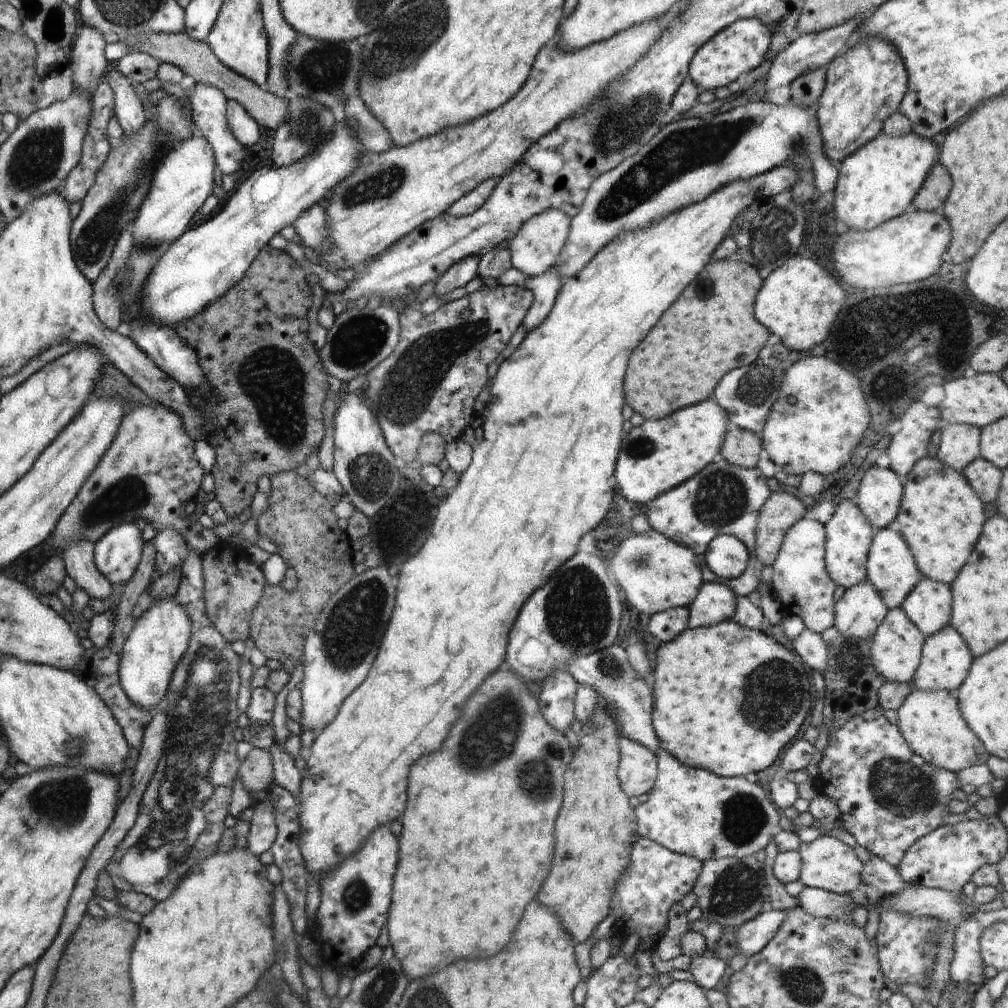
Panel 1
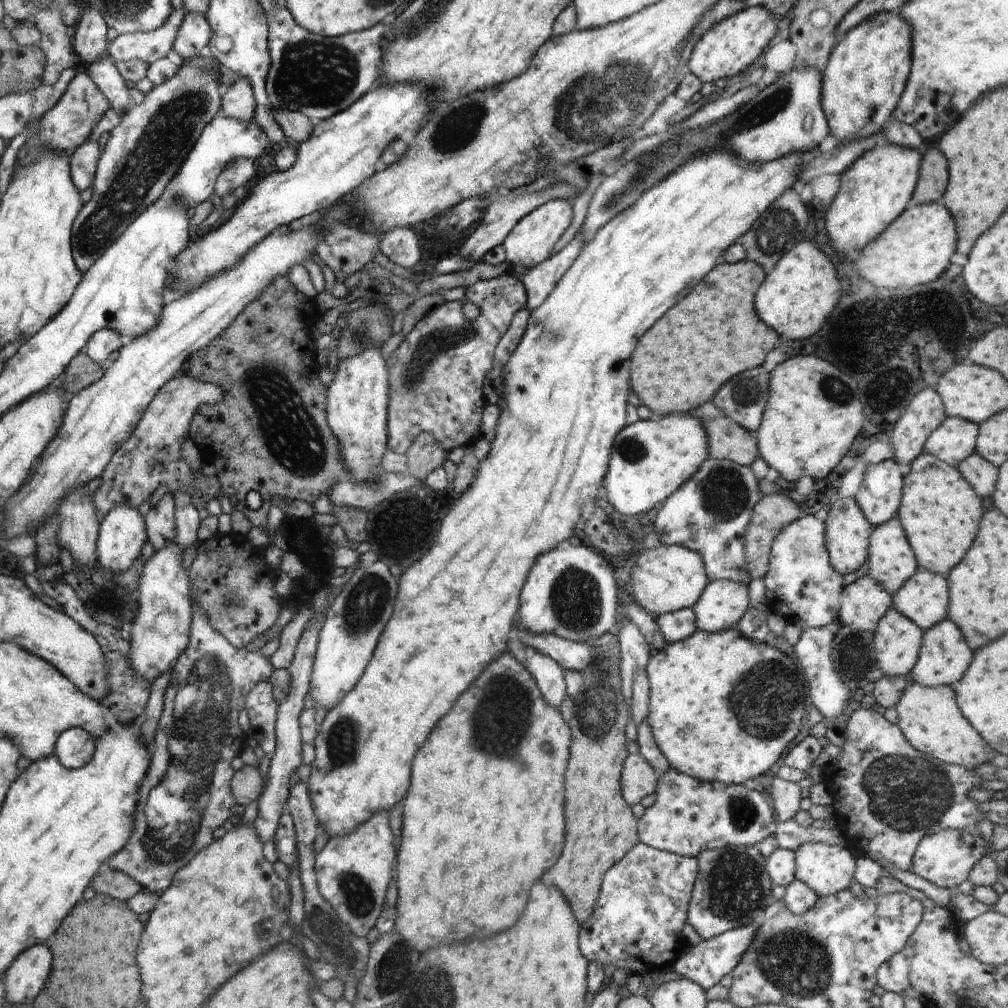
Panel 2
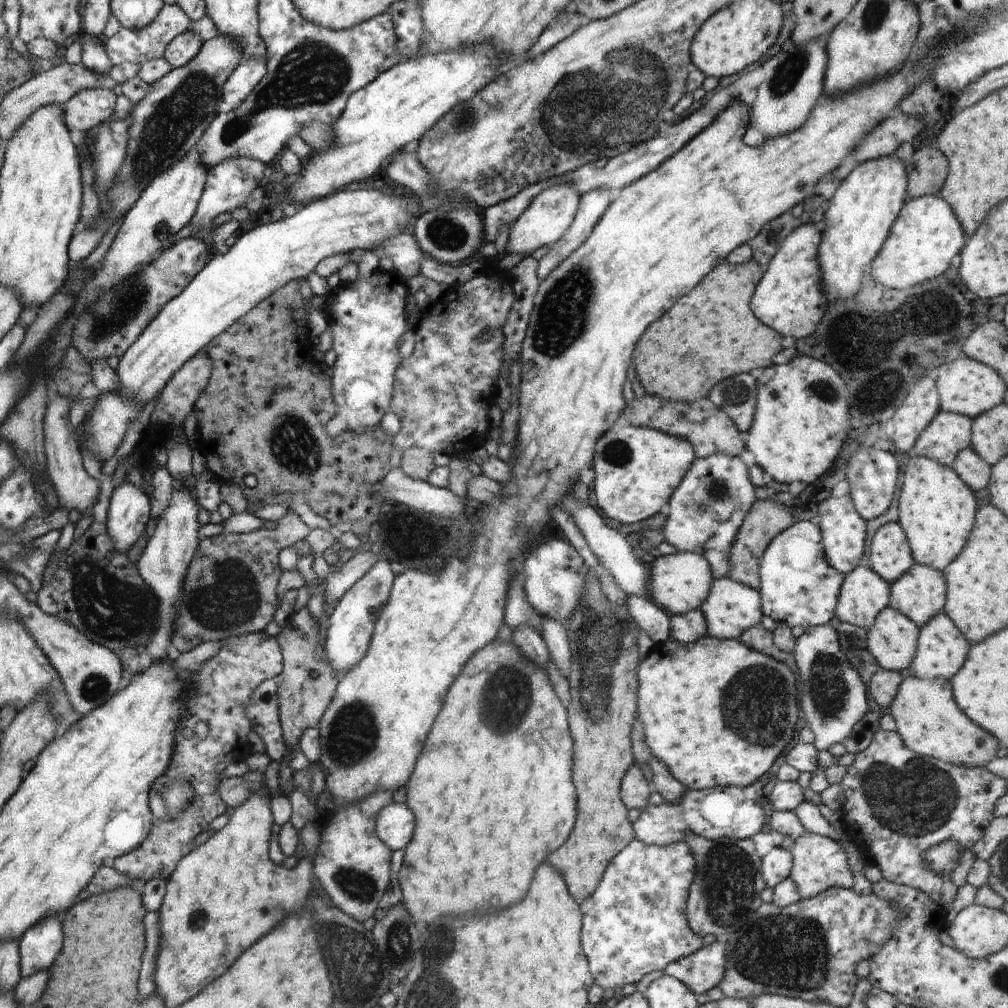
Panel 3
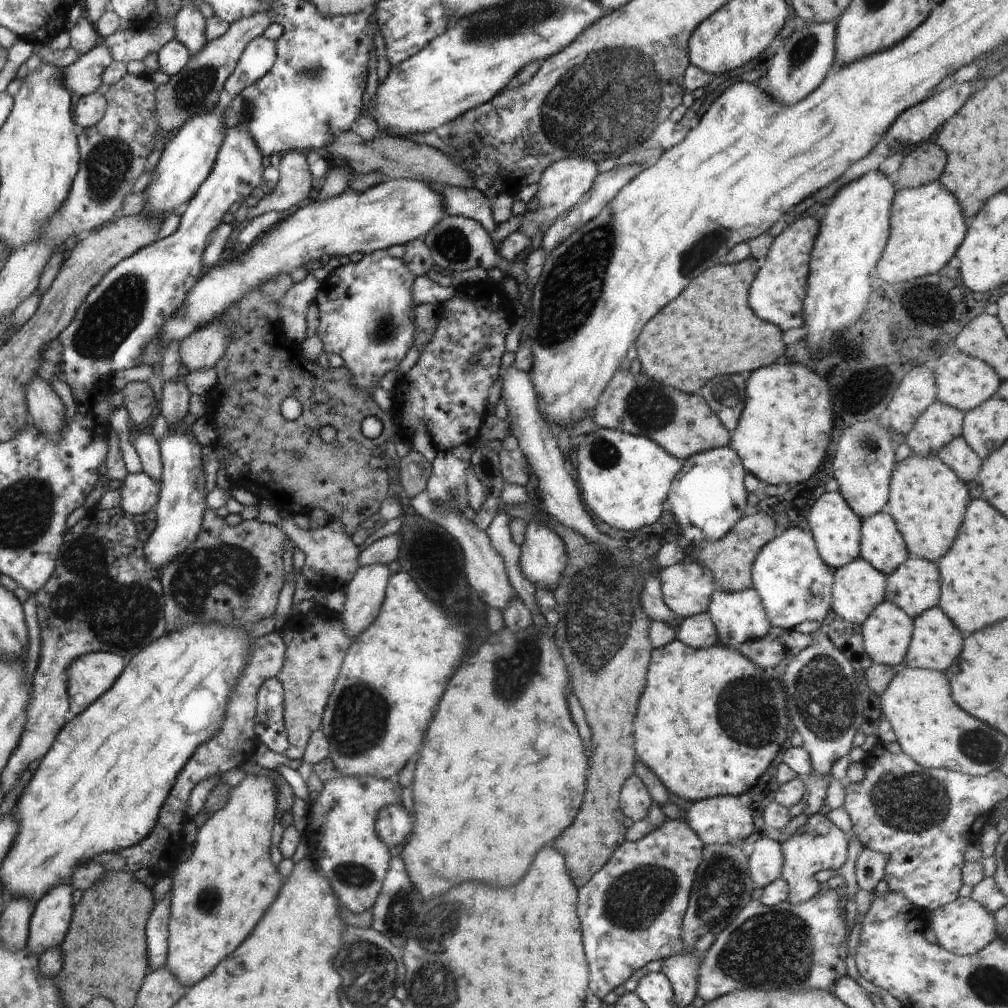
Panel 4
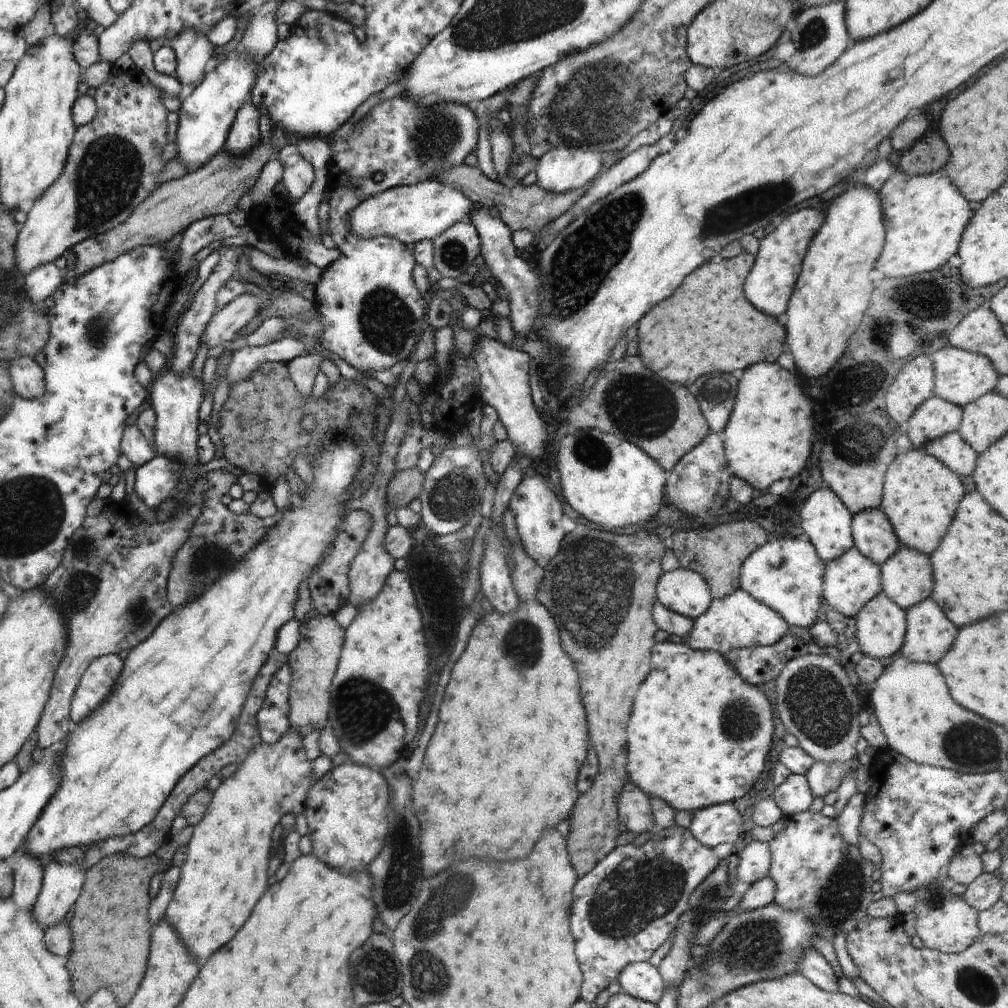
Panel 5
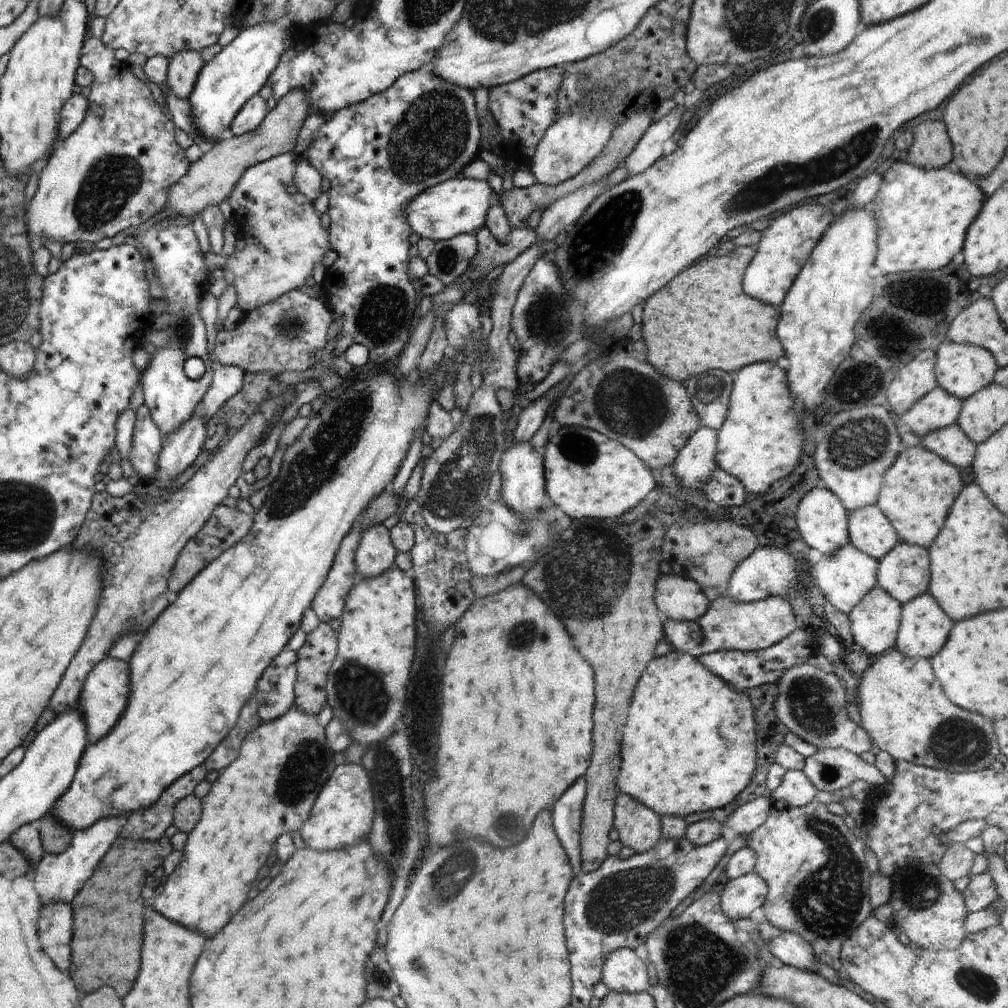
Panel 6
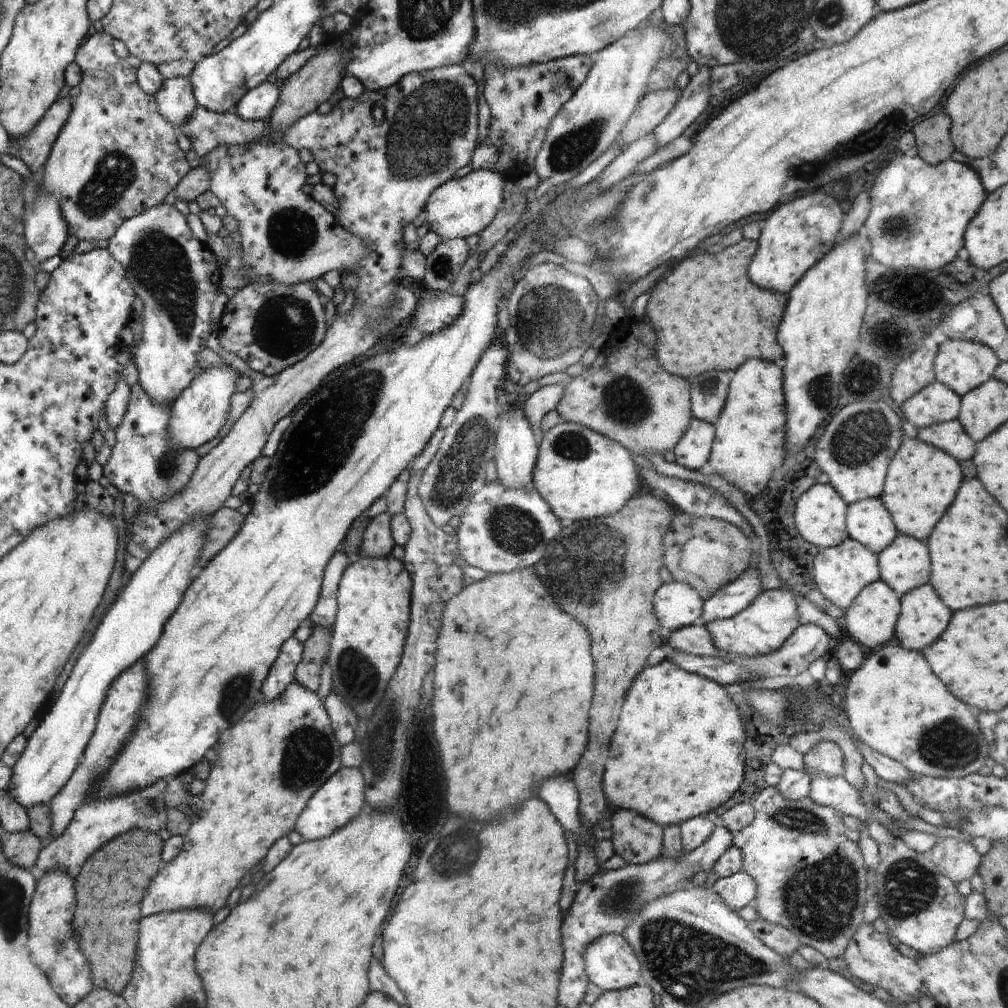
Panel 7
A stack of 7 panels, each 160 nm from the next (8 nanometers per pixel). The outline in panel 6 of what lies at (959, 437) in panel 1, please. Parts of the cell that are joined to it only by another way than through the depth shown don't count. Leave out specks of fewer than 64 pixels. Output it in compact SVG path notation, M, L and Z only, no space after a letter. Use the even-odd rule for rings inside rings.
M936 386L922 399L918 399L910 410L900 415L900 422L919 437L932 431L950 427L957 422L962 401Z

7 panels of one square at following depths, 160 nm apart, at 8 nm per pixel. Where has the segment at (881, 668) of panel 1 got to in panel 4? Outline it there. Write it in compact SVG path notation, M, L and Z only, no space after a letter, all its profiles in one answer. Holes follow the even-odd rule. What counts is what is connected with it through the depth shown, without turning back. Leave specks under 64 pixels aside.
M884 600L861 625L865 651L874 663L900 664L912 640L913 618Z

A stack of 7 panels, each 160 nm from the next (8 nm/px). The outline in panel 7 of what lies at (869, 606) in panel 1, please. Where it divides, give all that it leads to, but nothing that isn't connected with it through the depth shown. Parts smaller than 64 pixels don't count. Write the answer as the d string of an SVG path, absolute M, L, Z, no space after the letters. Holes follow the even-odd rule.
M848 537L838 546L821 549L817 553L813 562L813 575L817 589L832 604L846 610L864 587L880 579L879 558L875 552Z

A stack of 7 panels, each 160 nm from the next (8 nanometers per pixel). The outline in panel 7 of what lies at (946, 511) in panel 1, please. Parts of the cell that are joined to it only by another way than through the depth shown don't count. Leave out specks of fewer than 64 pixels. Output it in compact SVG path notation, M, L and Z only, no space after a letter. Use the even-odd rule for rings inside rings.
M904 436L901 447L888 465L880 498L900 535L926 541L954 502L963 479L955 458L931 444Z

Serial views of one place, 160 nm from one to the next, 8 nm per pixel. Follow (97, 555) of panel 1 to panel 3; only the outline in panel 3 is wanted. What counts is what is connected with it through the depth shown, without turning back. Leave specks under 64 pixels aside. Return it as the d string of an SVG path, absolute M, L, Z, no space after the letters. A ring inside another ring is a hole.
M130 482L113 490L107 512L107 531L118 552L126 552L144 534L150 518L150 503L148 496Z

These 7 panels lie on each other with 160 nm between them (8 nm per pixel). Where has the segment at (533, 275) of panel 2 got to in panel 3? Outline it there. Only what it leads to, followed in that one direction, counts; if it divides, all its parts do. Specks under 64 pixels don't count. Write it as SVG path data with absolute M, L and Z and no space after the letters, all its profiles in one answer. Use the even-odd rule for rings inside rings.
M612 190L590 191L582 195L568 230L557 240L537 265L537 276L542 282L563 260L569 257L591 235L614 195Z

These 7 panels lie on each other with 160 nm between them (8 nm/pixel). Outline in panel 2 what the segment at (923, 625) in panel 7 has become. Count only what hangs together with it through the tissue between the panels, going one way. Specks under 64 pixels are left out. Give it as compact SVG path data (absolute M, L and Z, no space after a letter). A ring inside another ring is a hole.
M949 618L923 631L918 660L911 670L909 681L925 687L953 686L968 670L973 650L968 646L962 631Z

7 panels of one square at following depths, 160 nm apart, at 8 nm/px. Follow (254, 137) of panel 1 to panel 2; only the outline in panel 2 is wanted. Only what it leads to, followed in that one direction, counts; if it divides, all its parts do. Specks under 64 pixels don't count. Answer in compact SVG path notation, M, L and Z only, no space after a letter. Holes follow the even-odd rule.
M238 75L237 81L228 87L222 98L222 111L231 119L250 123L255 115L255 96L250 81Z

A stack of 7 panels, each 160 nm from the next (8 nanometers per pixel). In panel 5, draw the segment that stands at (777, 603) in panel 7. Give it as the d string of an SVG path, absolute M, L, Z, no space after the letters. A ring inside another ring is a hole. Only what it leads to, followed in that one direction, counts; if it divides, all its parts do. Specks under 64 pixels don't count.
M740 588L723 599L712 599L708 610L694 621L693 629L683 642L697 651L716 651L726 656L732 649L770 646L778 642L789 624L775 610Z

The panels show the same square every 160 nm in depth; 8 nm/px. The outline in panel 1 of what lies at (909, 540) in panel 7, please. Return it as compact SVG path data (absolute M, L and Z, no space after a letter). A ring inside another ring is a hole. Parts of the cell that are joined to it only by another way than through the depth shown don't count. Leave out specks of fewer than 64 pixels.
M923 576L908 593L900 608L918 630L929 637L949 624L952 601L951 585Z

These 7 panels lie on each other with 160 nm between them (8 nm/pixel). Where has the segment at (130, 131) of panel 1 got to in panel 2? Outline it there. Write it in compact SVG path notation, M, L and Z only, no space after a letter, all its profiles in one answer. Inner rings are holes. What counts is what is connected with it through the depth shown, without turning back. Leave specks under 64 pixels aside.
M108 57L98 59L88 65L87 73L110 101L110 106L124 116L133 102L126 81L120 76L115 63Z

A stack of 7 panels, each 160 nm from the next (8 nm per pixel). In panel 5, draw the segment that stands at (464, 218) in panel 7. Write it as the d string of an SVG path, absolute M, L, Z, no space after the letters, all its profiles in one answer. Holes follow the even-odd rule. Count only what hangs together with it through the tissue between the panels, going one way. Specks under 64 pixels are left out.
M424 179L418 184L392 187L365 198L349 214L349 229L359 239L390 237L413 246L420 241L432 241L449 226L469 218L472 209L471 200L460 190Z

